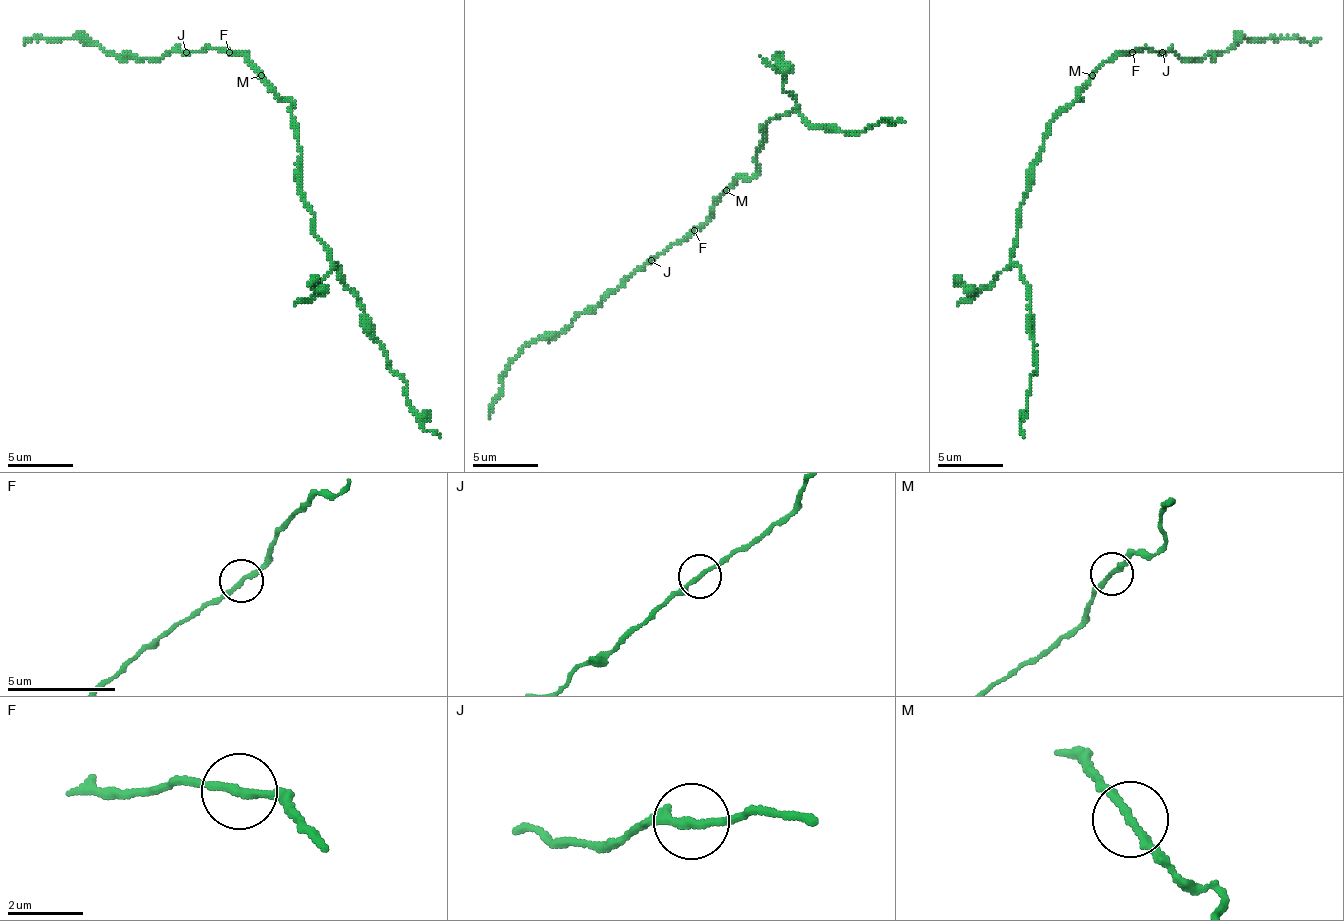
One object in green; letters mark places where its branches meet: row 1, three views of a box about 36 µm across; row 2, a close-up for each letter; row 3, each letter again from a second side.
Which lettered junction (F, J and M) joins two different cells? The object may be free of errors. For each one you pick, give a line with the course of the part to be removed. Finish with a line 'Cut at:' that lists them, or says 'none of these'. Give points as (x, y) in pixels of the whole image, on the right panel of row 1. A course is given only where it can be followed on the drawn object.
Cut at: none of these

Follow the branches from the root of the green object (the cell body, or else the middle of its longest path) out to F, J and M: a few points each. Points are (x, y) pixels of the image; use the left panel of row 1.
F: (291, 104), (242, 55), (229, 52)
J: (291, 104), (242, 55), (229, 55), (216, 48), (186, 52)
M: (291, 104), (262, 75)

